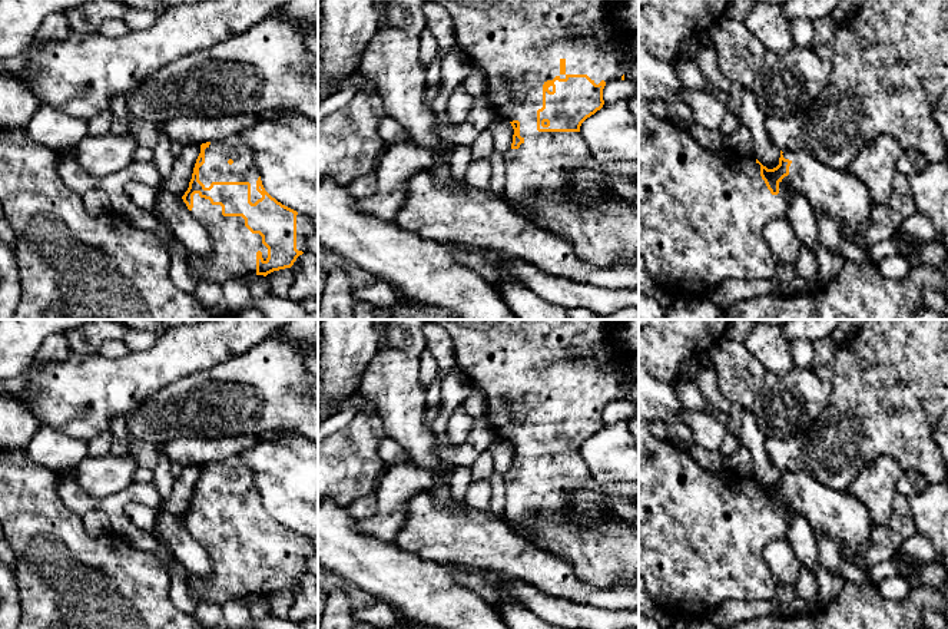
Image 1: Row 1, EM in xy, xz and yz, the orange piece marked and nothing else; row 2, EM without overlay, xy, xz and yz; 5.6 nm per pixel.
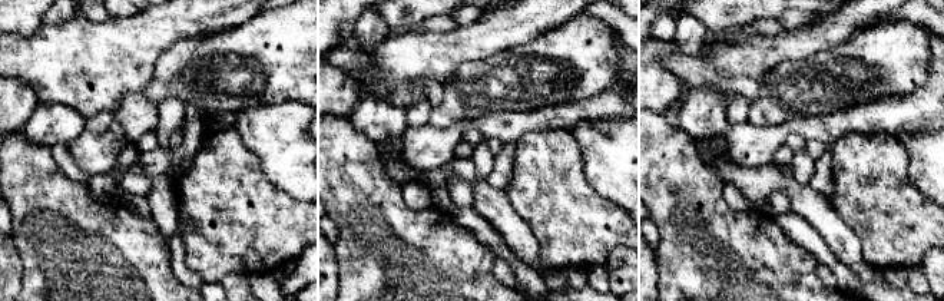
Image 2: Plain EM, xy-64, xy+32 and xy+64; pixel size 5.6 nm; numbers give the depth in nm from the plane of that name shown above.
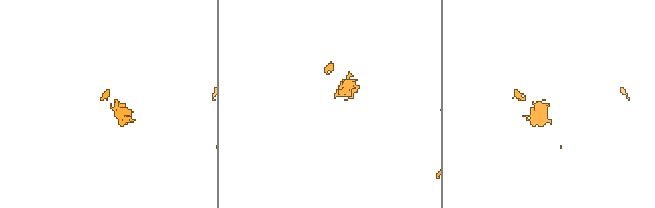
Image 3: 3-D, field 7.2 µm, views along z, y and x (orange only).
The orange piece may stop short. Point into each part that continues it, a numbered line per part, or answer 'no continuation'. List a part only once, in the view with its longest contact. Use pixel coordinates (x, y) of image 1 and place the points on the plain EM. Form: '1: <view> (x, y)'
1: xz (517, 364)

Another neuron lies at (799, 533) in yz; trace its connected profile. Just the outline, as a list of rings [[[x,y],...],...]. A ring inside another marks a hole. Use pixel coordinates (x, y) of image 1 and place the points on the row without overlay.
[[[792,514],[789,517],[788,540],[792,543],[801,563],[816,573],[821,566],[816,536],[803,516]]]

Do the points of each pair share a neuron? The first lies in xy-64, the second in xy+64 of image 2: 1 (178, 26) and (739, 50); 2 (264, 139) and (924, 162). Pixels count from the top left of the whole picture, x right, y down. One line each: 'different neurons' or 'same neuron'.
1: same neuron
2: same neuron

